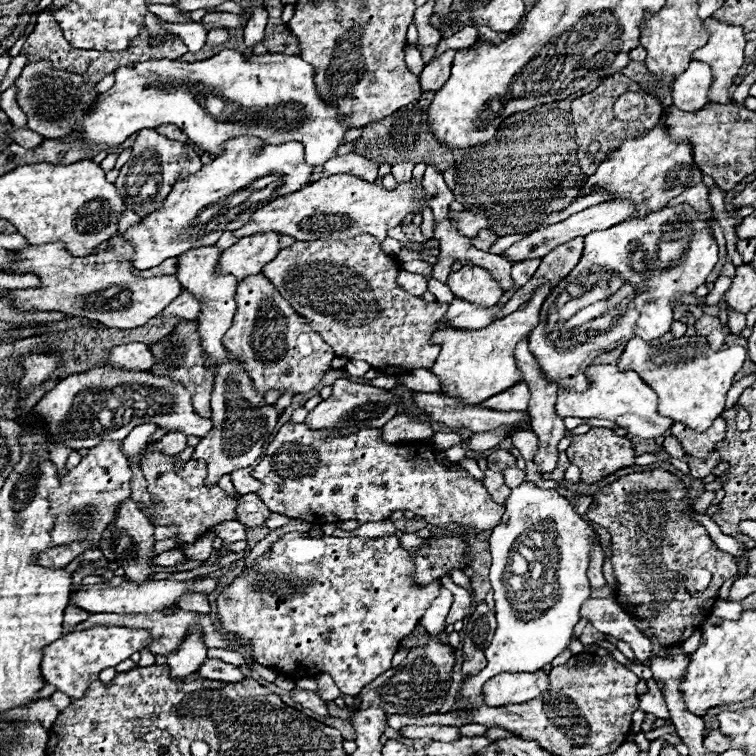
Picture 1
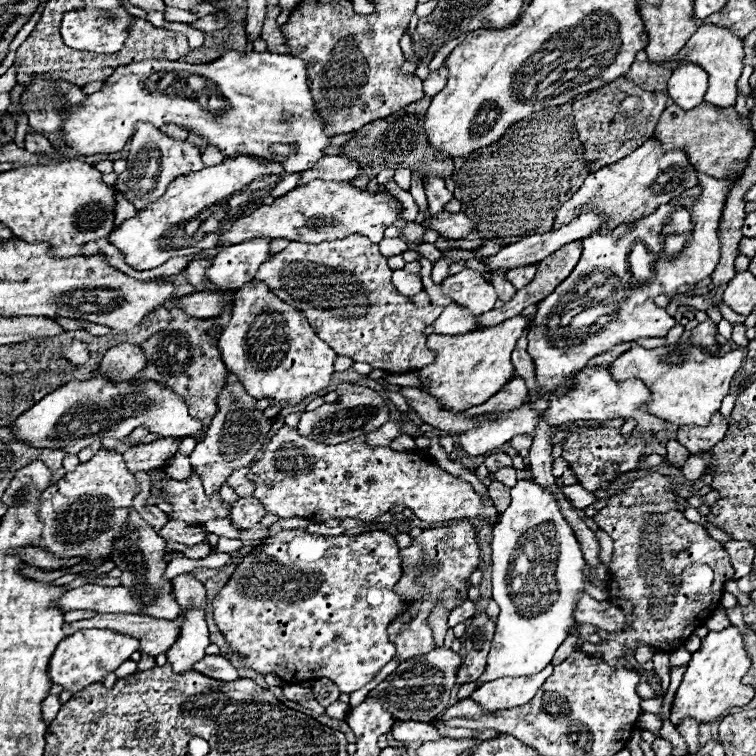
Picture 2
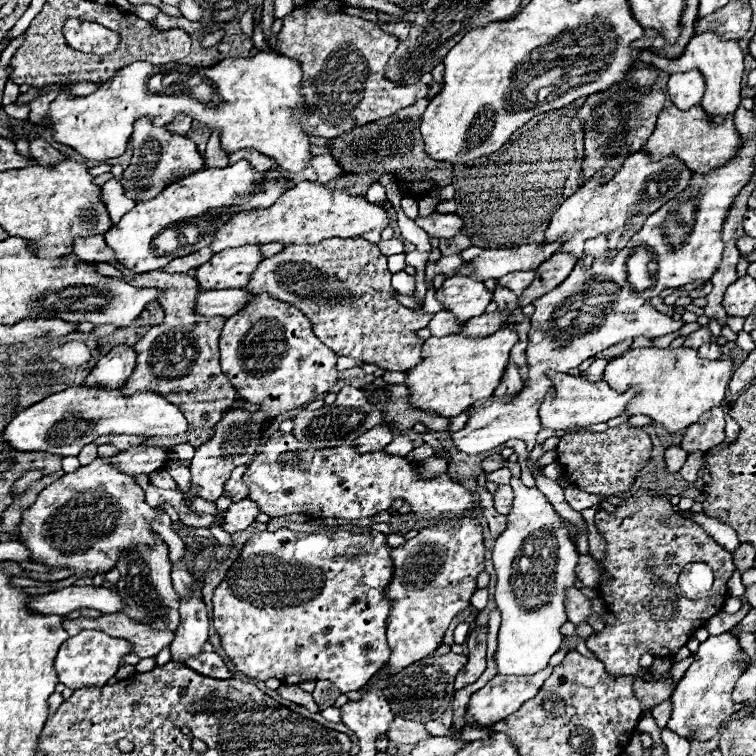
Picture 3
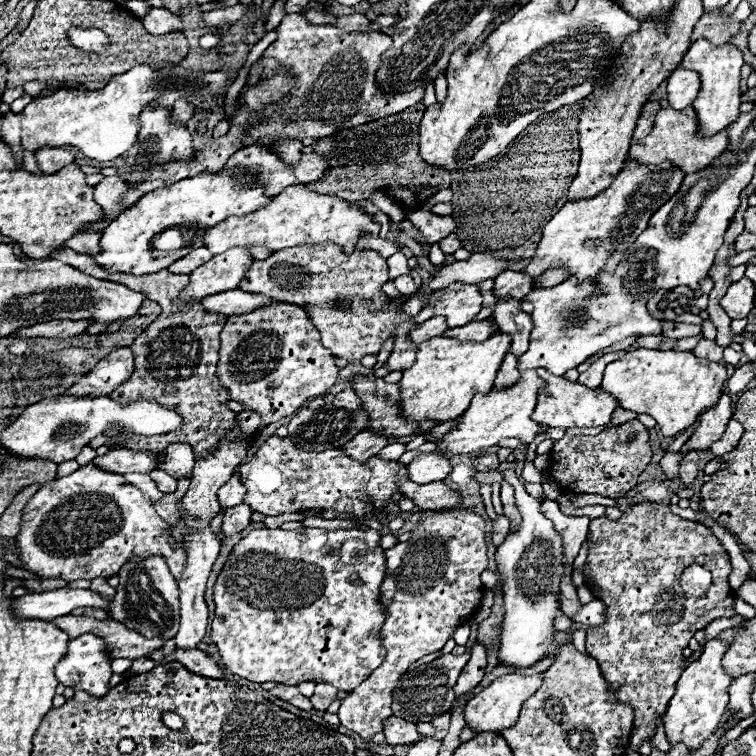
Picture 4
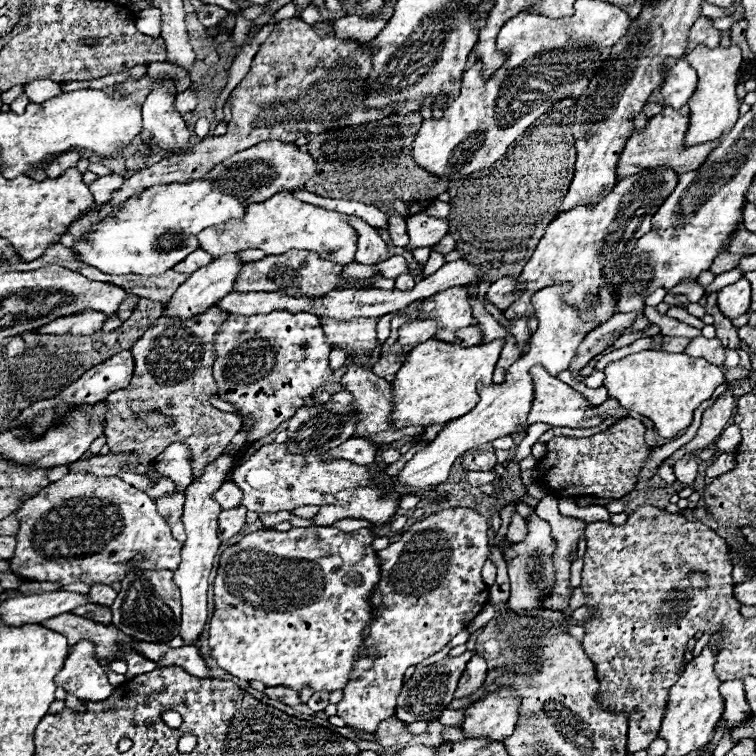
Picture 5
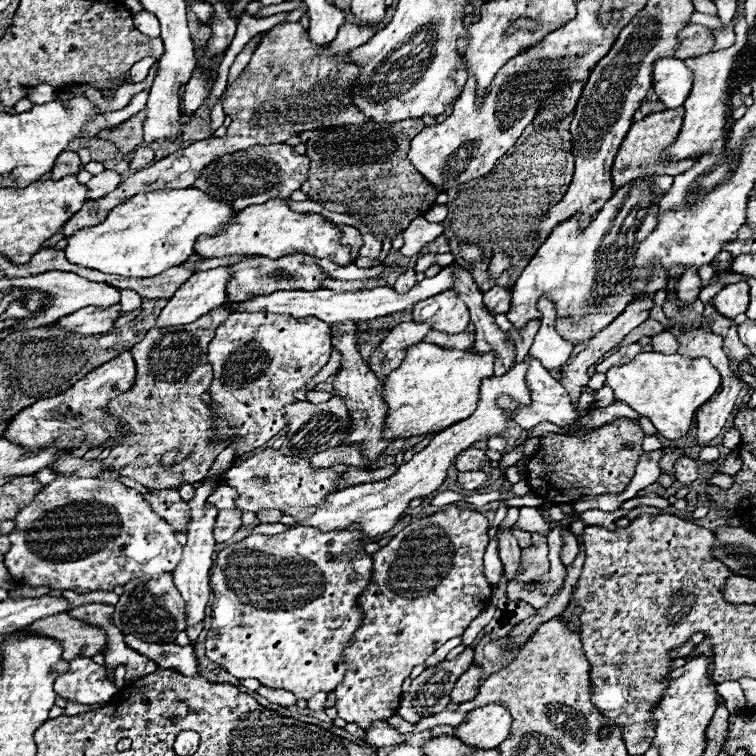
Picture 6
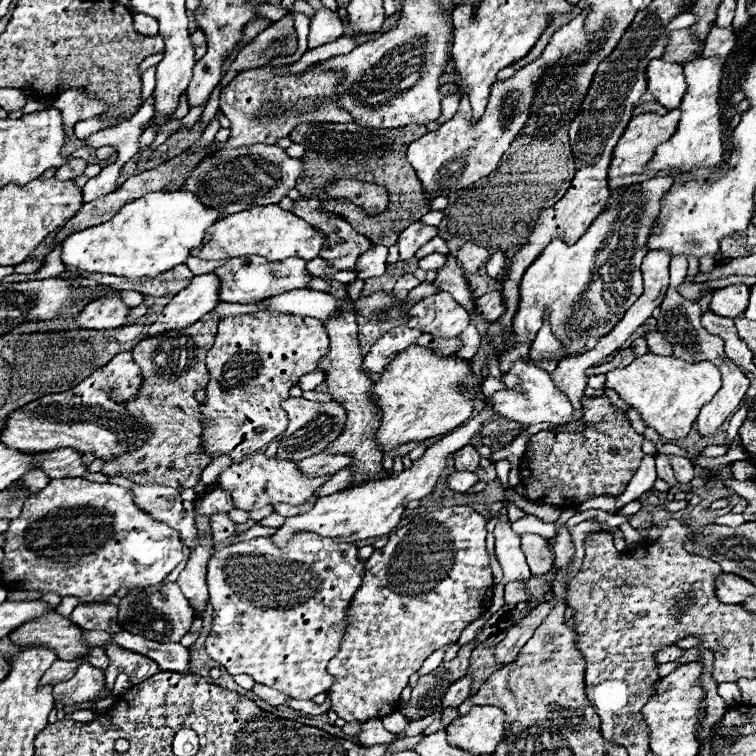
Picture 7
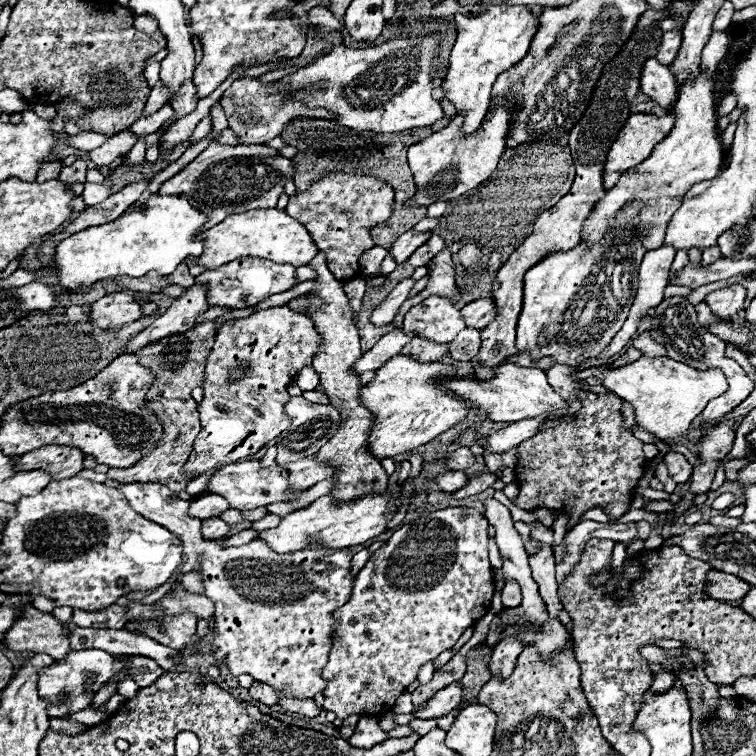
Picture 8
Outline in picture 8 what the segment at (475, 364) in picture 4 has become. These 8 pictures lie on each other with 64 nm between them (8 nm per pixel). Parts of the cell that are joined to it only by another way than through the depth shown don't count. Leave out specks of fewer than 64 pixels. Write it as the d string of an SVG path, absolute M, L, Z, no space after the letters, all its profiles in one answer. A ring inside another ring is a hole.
M402 354L390 358L374 372L374 378L360 390L362 404L374 414L368 438L372 456L384 460L402 452L410 452L464 420L464 416L468 414L468 404L464 404L464 400L460 400L458 396L442 390L438 384L440 380L454 376L452 372L454 366L440 362L418 364L414 358Z

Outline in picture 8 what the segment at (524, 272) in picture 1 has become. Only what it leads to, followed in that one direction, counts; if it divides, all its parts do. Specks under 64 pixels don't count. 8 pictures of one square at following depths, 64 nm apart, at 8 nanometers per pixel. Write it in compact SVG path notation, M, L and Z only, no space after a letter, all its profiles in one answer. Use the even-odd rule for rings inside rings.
M482 298L476 302L470 302L468 306L464 306L460 310L466 328L474 328L474 330L482 330L488 322L494 320L496 316L496 306L492 302L492 298Z

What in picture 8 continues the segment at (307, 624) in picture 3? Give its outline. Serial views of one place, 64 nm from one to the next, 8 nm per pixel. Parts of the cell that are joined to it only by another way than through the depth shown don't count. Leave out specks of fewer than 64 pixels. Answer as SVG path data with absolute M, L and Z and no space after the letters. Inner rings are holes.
M118 486L118 490L138 514L162 524L182 540L182 572L198 570L206 596L216 604L212 650L216 660L224 662L232 676L250 674L254 680L264 682L274 690L290 690L298 698L312 698L324 690L326 680L320 676L320 670L326 666L332 648L332 632L336 626L332 612L348 602L354 586L350 574L352 554L346 548L336 550L334 554L326 554L326 548L310 548L284 556L272 552L262 540L252 540L238 548L220 548L216 542L202 538L200 520L186 516L188 502L180 500L174 492L168 492L166 486Z

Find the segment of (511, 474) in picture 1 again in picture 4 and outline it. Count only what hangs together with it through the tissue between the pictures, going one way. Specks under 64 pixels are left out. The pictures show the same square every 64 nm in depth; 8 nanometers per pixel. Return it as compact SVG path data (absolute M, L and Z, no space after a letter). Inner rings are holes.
M476 472L474 474L478 484L494 484L494 482L502 482L504 476L500 472Z

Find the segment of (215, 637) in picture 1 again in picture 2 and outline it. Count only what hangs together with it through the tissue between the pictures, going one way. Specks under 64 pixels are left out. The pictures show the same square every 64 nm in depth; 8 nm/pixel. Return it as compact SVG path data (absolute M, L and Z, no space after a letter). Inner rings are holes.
M96 614L90 620L64 624L64 632L70 636L72 632L84 628L108 628L138 638L140 654L158 656L162 652L168 652L168 648L176 642L180 634L180 624L182 624L182 616L178 616L176 622L170 622L170 620L156 620L140 614Z

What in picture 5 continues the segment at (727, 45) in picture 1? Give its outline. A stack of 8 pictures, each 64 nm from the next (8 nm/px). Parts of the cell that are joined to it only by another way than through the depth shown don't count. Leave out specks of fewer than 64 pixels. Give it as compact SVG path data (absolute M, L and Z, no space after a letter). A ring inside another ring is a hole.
M738 44L730 48L712 48L698 46L694 52L686 54L686 62L698 72L698 86L692 98L688 100L690 108L690 122L688 132L684 136L684 146L696 146L704 142L720 140L724 130L732 130L734 122L738 120L738 98L736 98L736 76L742 64L742 50Z

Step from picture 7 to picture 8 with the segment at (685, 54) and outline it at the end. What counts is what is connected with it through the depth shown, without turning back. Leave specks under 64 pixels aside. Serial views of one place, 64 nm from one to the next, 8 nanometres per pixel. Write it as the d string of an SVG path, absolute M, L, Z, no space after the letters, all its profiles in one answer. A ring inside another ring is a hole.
M664 32L662 42L658 46L658 52L656 52L656 58L660 60L660 64L668 66L676 58L676 52L680 50L680 44L682 44L682 34L680 32Z

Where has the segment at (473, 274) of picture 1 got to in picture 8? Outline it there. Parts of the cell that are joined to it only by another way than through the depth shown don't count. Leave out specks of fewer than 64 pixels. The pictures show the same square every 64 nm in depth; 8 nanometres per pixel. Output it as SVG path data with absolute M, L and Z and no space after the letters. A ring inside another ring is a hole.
M430 296L408 310L402 330L436 344L448 344L464 328L466 324L460 318L460 310L456 310L448 298Z

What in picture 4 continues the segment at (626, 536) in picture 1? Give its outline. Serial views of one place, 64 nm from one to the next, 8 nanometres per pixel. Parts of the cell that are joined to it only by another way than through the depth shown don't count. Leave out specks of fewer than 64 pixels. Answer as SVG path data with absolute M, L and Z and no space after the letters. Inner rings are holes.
M642 502L642 504L636 504L632 506L630 510L624 512L624 516L618 520L618 522L612 522L608 518L596 518L590 522L590 530L588 530L588 540L590 540L590 548L588 548L588 558L586 558L586 568L584 568L584 574L586 574L586 586L590 588L590 592L594 594L596 600L600 600L604 604L604 624L602 626L590 626L586 630L586 652L598 660L598 666L600 666L600 672L608 684L610 690L616 690L616 700L618 702L624 702L624 704L630 704L634 708L634 726L632 726L632 736L630 736L630 750L638 750L646 740L654 738L656 734L656 720L660 714L666 712L666 706L670 702L670 696L674 694L674 686L676 686L676 680L680 678L682 670L684 670L684 654L682 650L688 646L690 638L698 632L698 630L704 630L710 622L718 620L718 618L734 618L736 612L734 612L734 602L736 602L736 596L728 584L728 576L732 572L732 566L730 566L730 556L728 552L724 550L724 546L718 542L718 538L710 532L710 528L706 528L704 524L700 522L692 522L692 520L684 520L676 514L670 512L668 506L664 504L658 504L658 502ZM692 564L700 564L700 566L708 566L708 570L712 572L712 586L710 590L706 592L706 596L702 598L688 598L680 586L680 574L692 566Z

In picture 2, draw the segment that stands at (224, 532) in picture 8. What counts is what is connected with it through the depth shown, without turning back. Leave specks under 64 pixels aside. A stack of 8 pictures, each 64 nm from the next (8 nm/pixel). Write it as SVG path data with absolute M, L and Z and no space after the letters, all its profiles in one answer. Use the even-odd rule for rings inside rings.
M246 496L246 498L238 498L234 504L232 504L232 512L230 512L230 522L234 528L238 530L248 530L252 528L254 524L258 524L264 516L264 506L252 498L252 496Z

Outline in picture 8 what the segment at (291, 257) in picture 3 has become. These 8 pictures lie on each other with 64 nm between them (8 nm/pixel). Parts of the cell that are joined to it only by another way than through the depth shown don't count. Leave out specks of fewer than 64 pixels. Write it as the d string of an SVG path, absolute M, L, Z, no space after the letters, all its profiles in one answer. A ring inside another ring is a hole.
M240 258L240 260L234 260L232 264L226 264L224 268L202 272L196 278L196 284L208 284L206 286L208 304L240 310L240 308L254 306L272 294L290 290L296 284L294 270L296 266L292 264L272 264L270 260L260 260L260 258Z

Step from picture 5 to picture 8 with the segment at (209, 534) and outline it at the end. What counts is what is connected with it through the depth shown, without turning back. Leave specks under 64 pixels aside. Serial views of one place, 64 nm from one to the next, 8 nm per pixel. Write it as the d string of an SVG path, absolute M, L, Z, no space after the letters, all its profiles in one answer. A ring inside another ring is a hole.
M198 572L184 574L184 576L182 576L182 586L184 586L188 592L204 592L204 586L202 586L202 580L200 580L200 574L198 574Z

